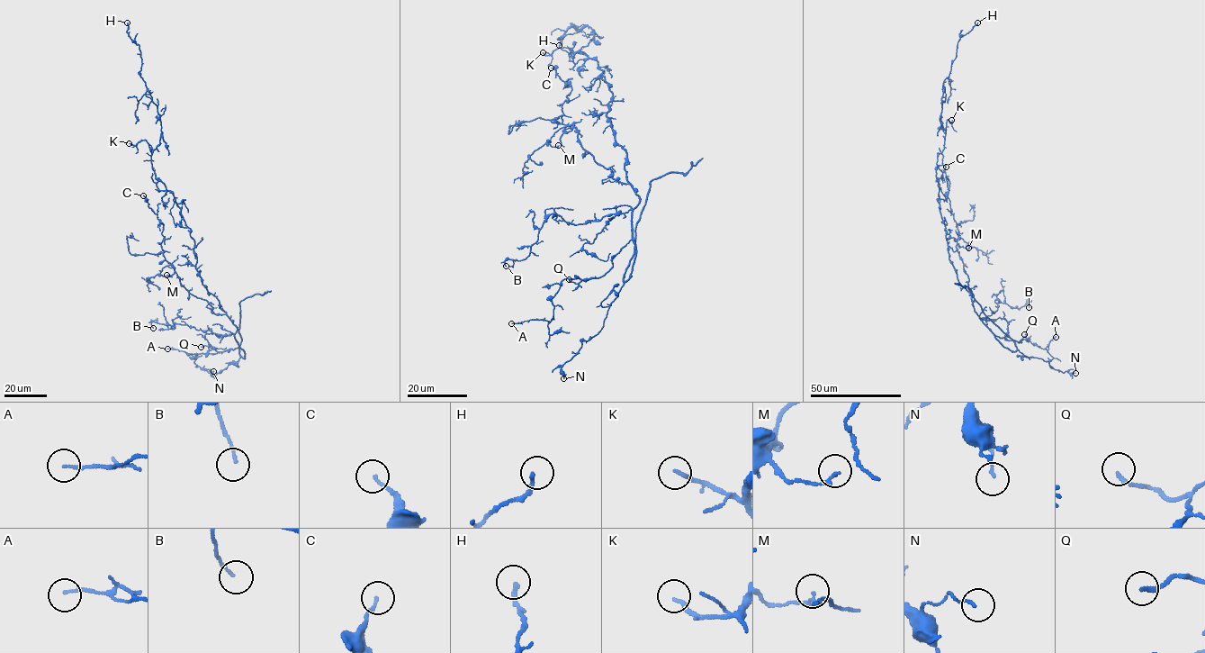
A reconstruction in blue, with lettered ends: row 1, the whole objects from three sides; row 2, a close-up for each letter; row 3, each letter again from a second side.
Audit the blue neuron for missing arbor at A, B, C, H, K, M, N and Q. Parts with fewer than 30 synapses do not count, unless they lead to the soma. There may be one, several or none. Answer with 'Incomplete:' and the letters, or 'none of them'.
Incomplete: none of them

